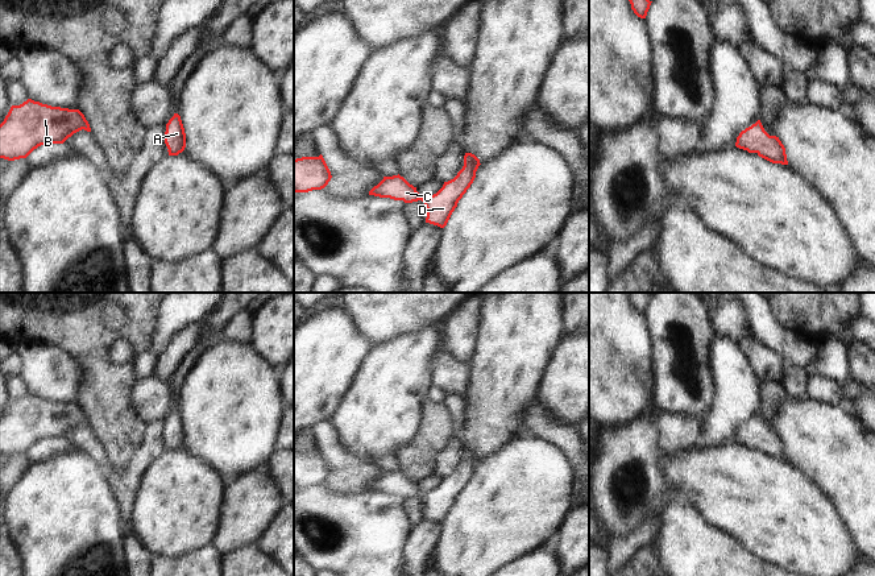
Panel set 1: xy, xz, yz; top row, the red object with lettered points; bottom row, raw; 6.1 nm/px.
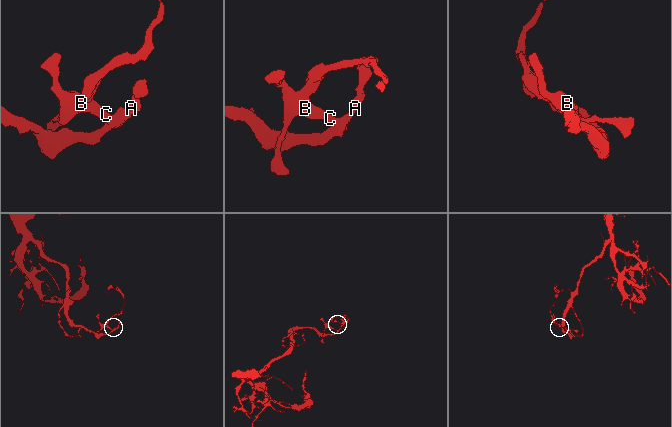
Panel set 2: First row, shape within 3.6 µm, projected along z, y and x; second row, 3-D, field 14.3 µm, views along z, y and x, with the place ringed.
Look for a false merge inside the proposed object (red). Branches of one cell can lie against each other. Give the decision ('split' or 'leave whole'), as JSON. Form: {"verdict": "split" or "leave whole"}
{"verdict": "leave whole"}

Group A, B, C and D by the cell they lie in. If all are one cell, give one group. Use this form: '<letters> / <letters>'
A B C D

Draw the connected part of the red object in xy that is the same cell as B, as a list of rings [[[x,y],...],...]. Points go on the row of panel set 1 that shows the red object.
[[[28,99],[20,105],[12,105],[0,124],[0,158],[26,158],[38,146],[63,144],[82,129],[91,132],[79,109],[51,107]]]

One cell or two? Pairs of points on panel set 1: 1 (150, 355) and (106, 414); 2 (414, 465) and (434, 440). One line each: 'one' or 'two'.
1: two
2: one

